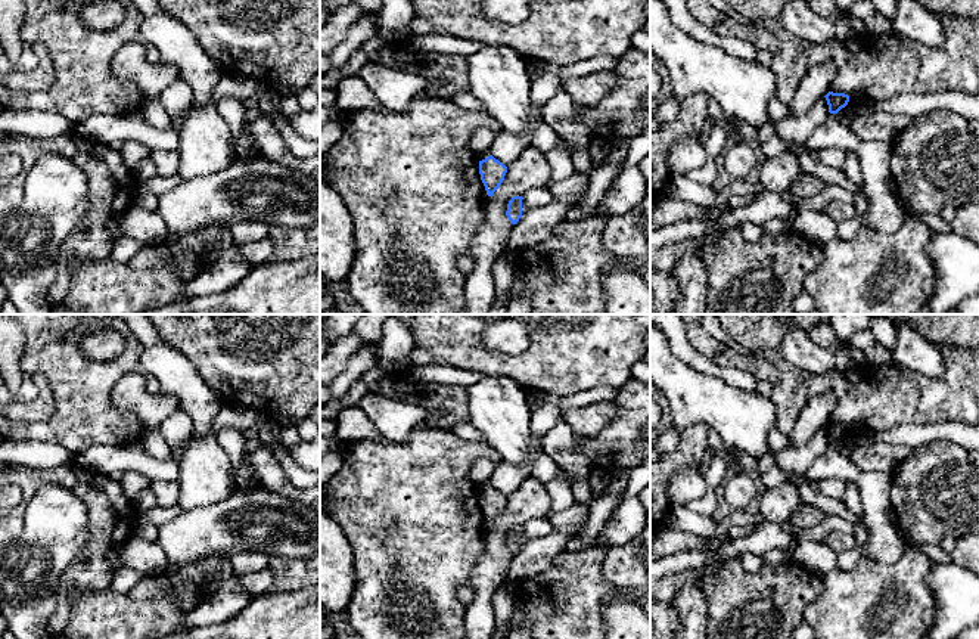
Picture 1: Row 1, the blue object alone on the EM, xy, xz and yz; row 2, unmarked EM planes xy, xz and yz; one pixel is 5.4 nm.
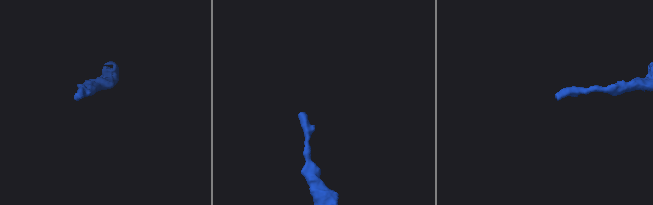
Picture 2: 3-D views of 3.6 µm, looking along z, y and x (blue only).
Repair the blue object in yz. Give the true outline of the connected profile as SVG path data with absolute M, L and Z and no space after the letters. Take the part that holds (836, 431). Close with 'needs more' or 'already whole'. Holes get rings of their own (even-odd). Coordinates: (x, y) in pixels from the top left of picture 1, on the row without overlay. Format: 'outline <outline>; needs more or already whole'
outline M829 422L806 444L790 446L776 455L776 465L786 472L787 480L764 491L758 506L758 515L768 522L786 522L793 509L801 503L796 480L805 477L811 463L830 444L837 444L845 438L848 432L848 425Z; needs more

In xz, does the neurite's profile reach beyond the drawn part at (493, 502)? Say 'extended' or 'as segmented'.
extended

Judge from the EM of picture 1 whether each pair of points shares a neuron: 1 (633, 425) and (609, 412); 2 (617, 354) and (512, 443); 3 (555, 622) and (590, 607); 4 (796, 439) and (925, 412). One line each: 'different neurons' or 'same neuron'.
1: different neurons
2: different neurons
3: same neuron
4: different neurons

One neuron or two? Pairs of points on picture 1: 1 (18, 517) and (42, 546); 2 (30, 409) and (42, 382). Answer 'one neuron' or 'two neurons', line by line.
1: two neurons
2: one neuron

